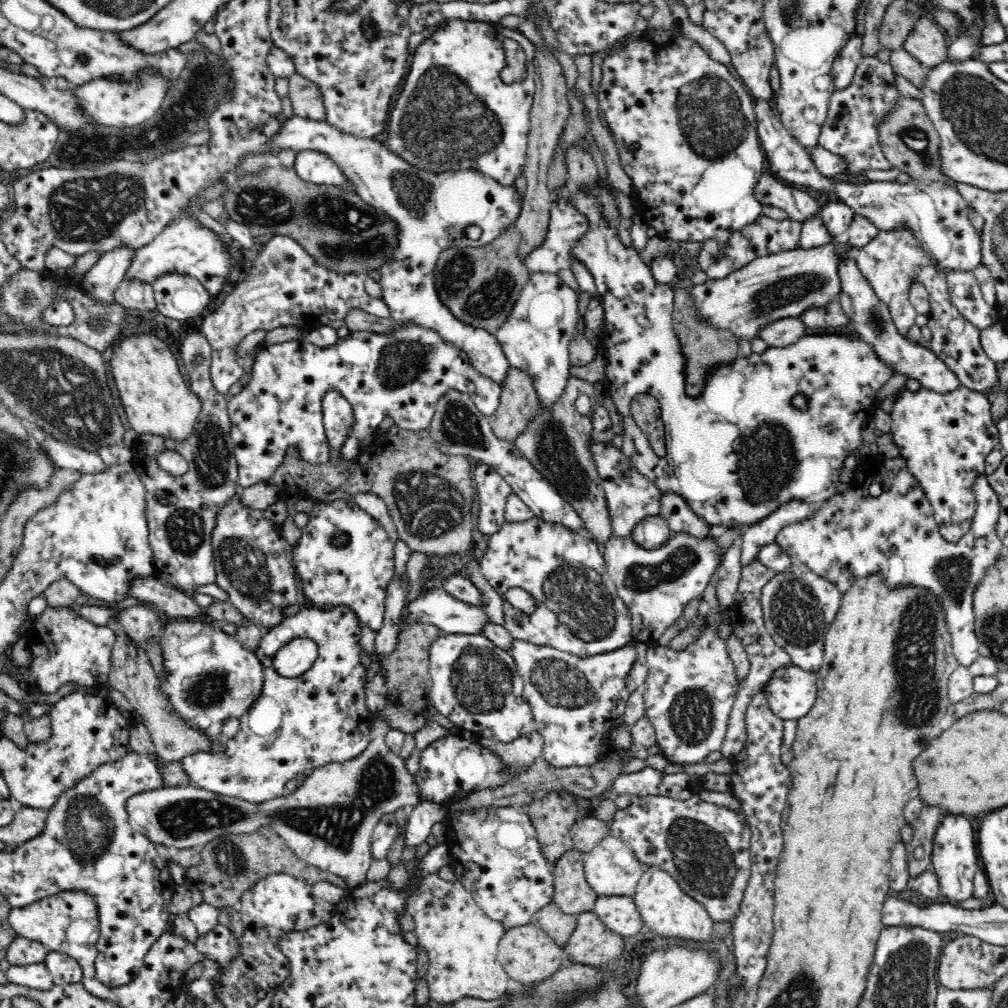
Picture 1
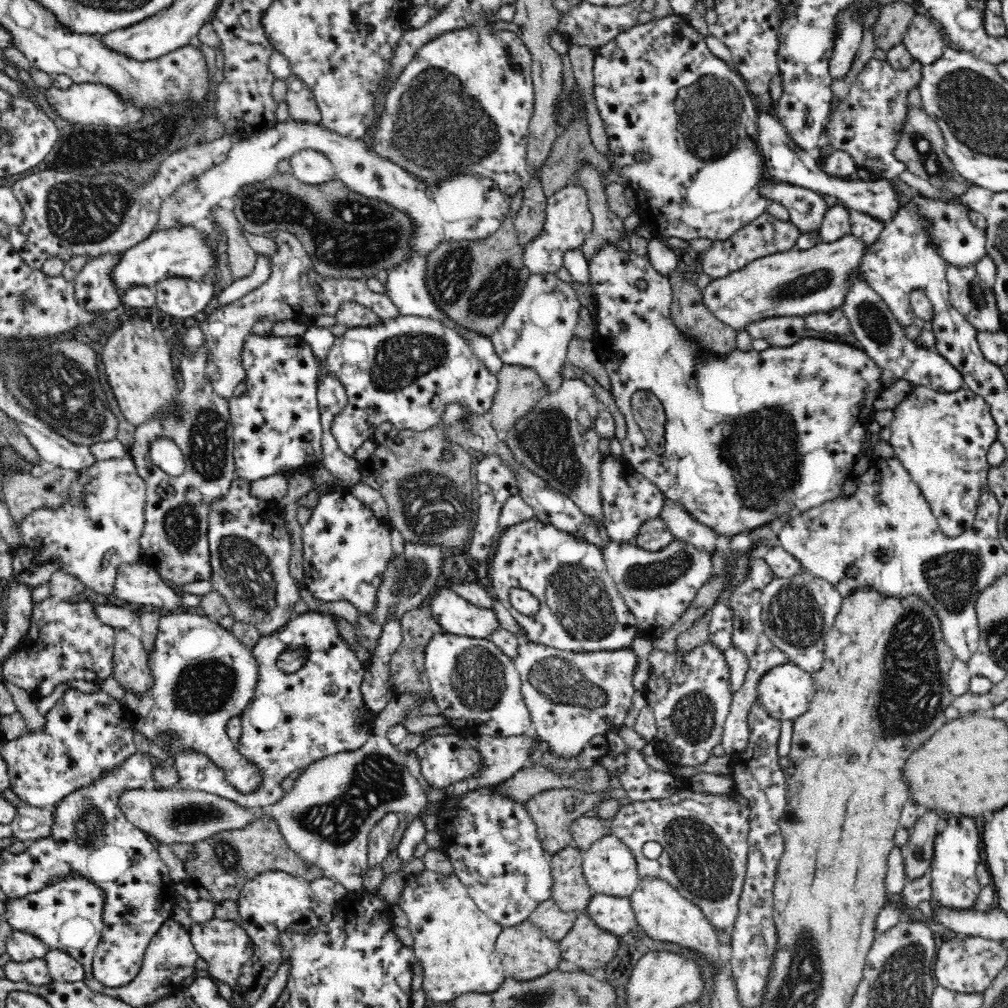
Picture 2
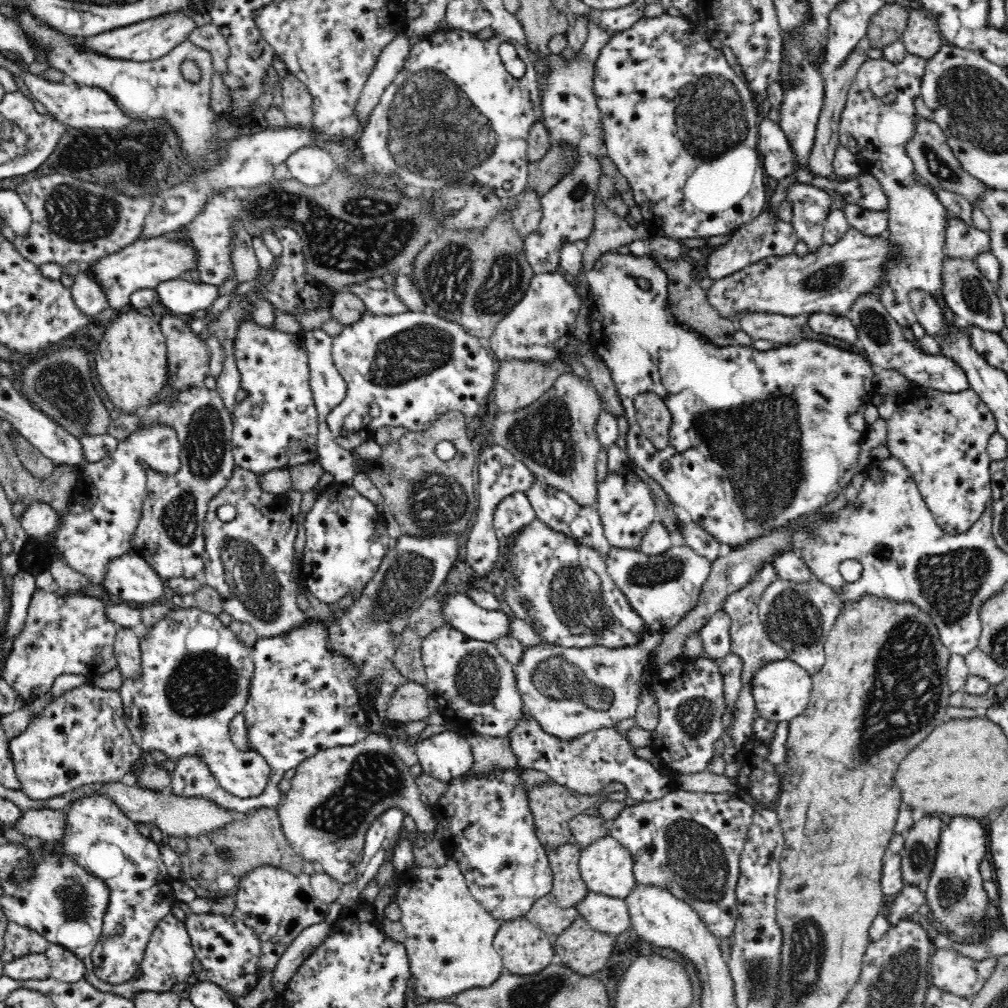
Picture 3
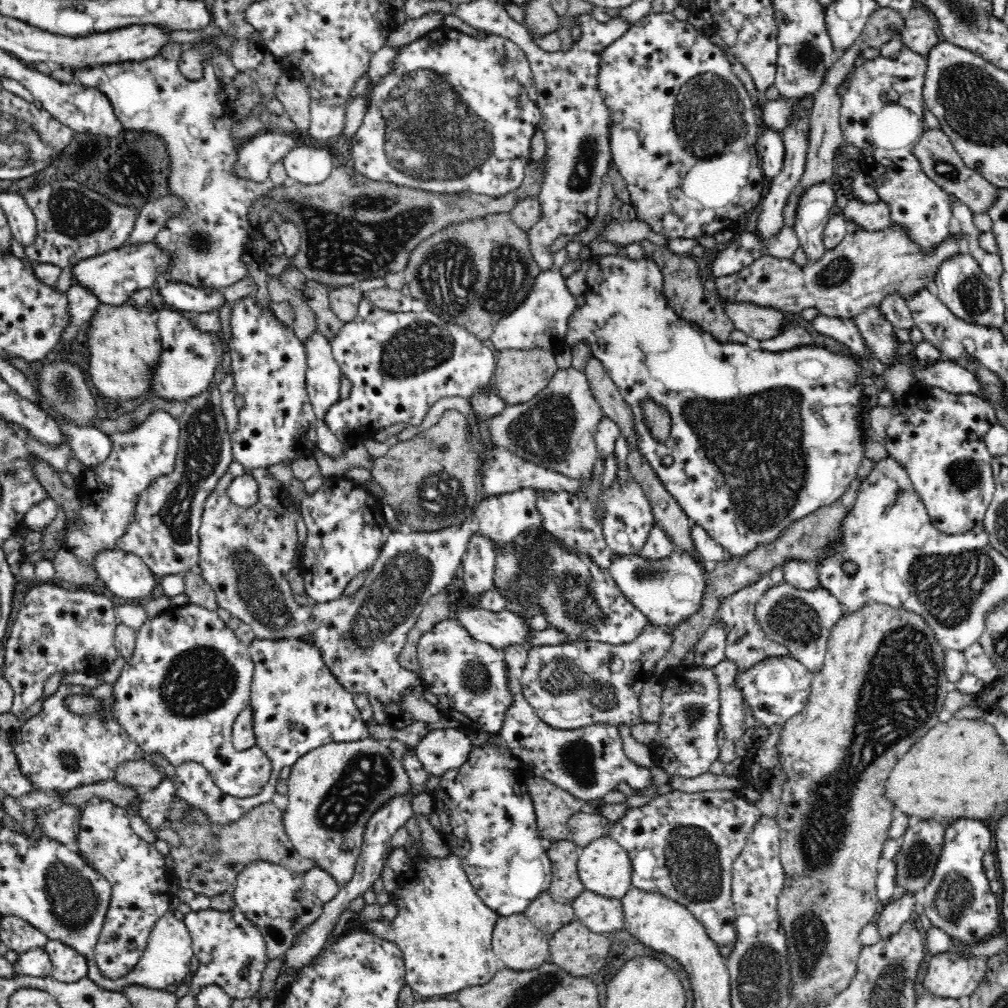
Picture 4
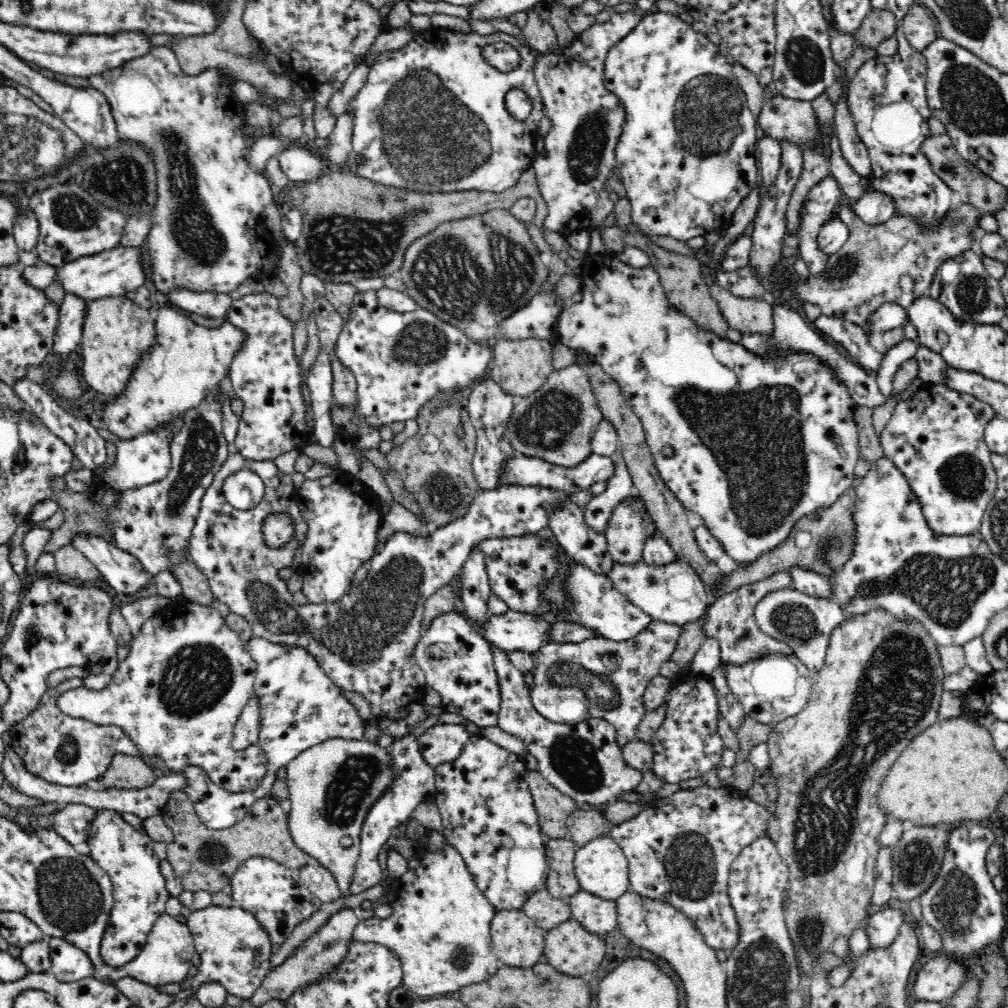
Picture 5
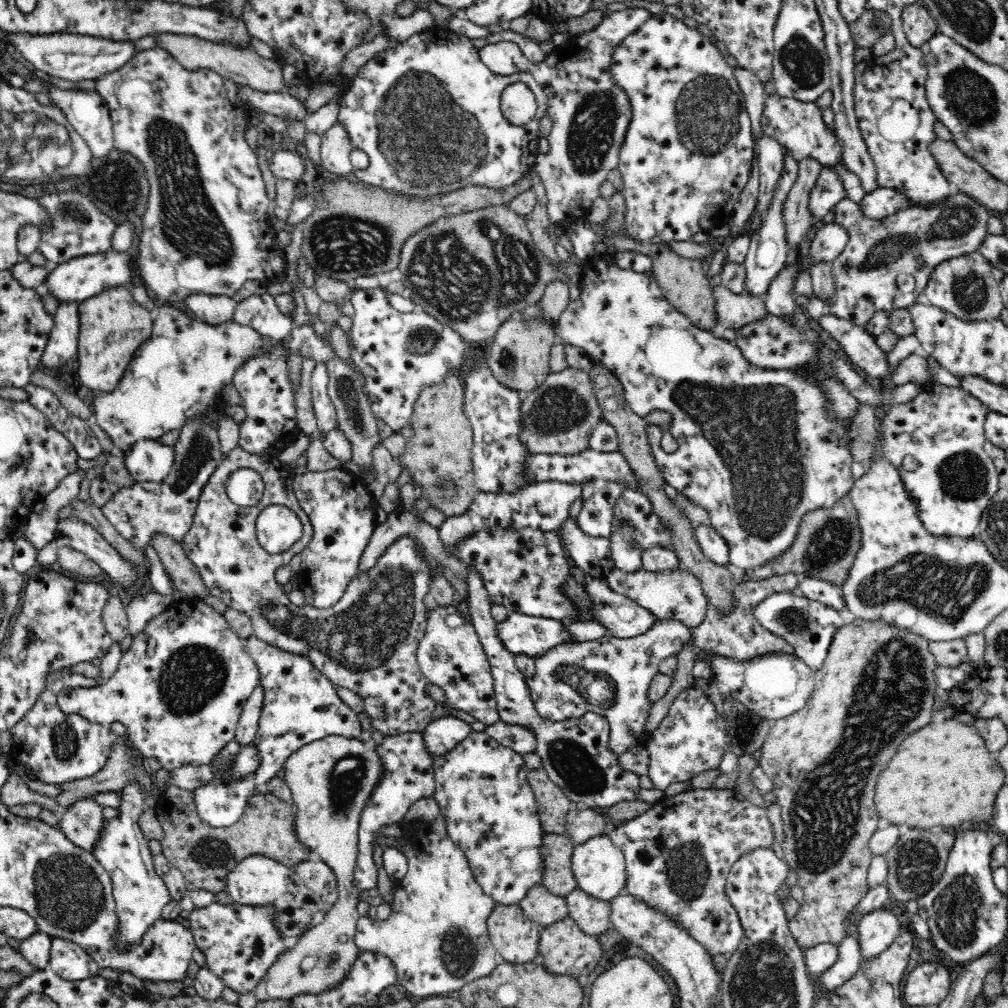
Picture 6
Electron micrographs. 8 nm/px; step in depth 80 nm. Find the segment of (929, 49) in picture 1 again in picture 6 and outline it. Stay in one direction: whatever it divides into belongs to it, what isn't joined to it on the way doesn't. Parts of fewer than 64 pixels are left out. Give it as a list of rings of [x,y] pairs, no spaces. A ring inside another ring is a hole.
[[[918,3],[908,5],[902,11],[902,28],[910,44],[918,48],[928,42],[938,29],[929,10]]]

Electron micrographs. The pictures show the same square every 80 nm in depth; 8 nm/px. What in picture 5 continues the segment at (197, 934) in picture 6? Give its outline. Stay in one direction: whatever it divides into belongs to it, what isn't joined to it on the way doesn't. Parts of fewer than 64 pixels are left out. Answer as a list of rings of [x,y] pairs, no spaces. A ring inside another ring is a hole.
[[[211,905],[204,910],[192,911],[183,921],[192,933],[195,952],[201,960],[197,974],[191,980],[187,999],[196,996],[200,985],[218,982],[230,995],[248,1000],[271,970],[272,943],[265,928],[250,912],[237,905],[232,908]]]

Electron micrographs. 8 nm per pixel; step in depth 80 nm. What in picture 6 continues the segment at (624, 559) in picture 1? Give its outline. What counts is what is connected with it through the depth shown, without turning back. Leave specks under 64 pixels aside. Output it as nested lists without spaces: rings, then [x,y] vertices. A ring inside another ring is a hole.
[[[681,566],[675,570],[664,571],[646,571],[640,568],[632,573],[615,567],[605,580],[609,582],[614,592],[634,600],[642,608],[650,611],[656,620],[680,621],[692,629],[698,626],[706,616],[709,600],[701,587],[700,579]]]

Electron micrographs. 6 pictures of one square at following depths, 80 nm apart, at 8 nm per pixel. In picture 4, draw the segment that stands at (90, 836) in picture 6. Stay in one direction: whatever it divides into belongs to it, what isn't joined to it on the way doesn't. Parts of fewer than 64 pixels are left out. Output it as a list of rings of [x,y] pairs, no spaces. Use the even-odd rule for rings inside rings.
[[[57,806],[50,812],[41,810],[34,820],[34,826],[39,826],[44,836],[66,844],[70,848],[76,848],[78,839],[78,819],[81,816],[81,810],[76,806]]]

